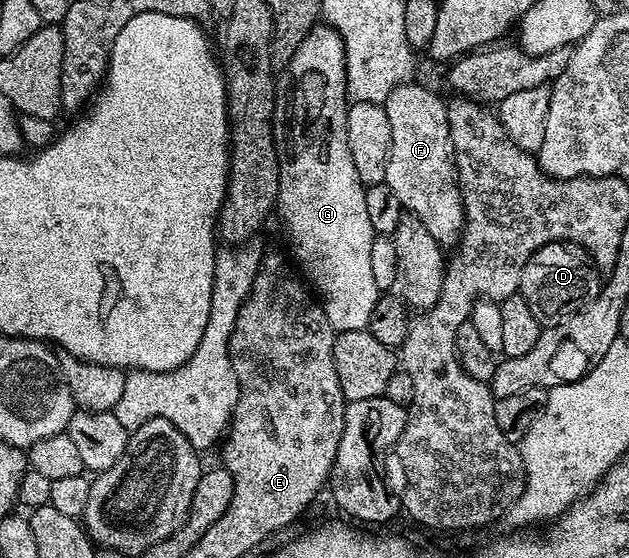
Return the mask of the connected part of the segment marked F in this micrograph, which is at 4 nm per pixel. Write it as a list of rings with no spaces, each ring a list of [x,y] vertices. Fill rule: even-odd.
[[[414,84],[397,85],[392,95],[388,95],[384,102],[388,123],[392,123],[392,147],[386,164],[385,183],[392,189],[392,194],[396,195],[403,210],[418,217],[420,223],[428,227],[432,239],[450,247],[461,238],[462,226],[466,224],[466,212],[462,206],[462,192],[458,186],[458,168],[454,166],[454,148],[448,131],[447,102],[441,101],[432,90]]]

